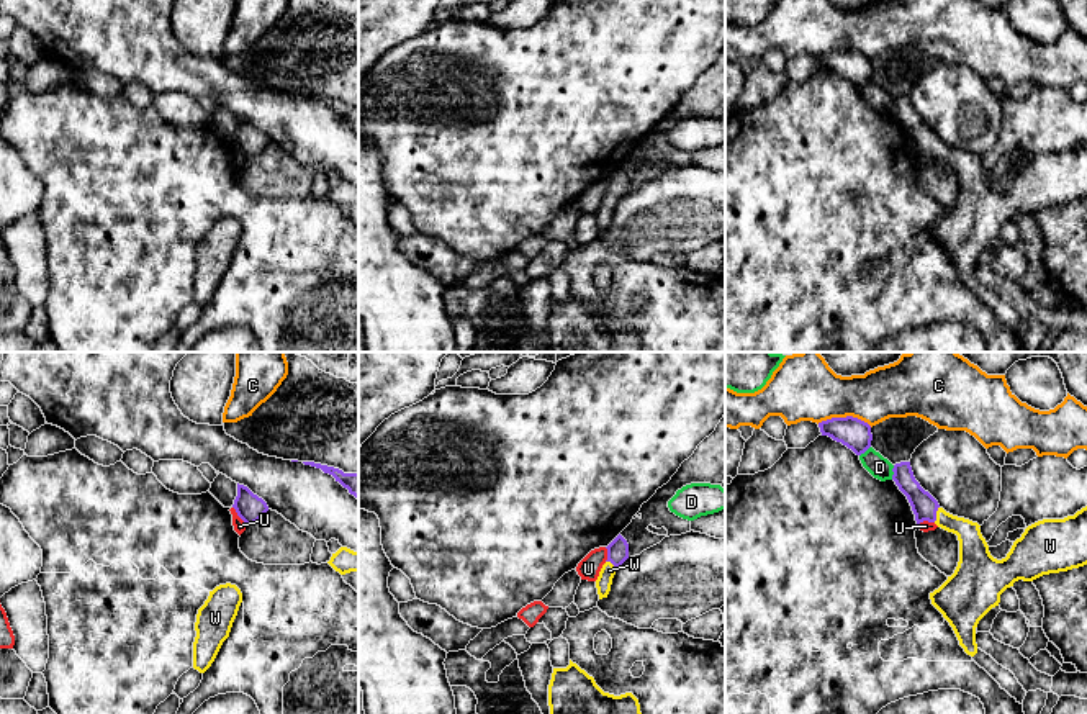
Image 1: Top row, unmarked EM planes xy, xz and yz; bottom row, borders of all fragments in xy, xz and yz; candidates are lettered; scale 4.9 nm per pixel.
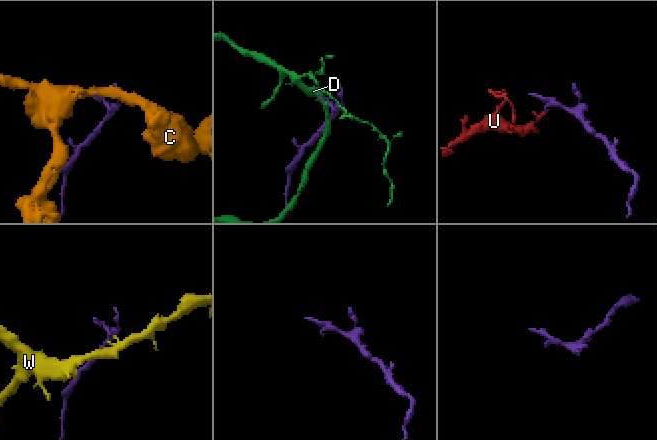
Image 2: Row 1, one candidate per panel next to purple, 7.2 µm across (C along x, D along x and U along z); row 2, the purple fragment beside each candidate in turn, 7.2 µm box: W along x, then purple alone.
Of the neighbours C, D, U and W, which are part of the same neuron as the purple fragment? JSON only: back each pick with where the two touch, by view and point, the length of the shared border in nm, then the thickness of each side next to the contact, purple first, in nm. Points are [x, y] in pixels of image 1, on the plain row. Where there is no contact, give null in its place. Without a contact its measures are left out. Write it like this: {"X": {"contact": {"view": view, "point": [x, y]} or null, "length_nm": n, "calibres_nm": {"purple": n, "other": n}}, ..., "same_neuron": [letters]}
{"same_neuron": []}

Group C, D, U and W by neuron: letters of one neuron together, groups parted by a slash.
C / D / U / W

